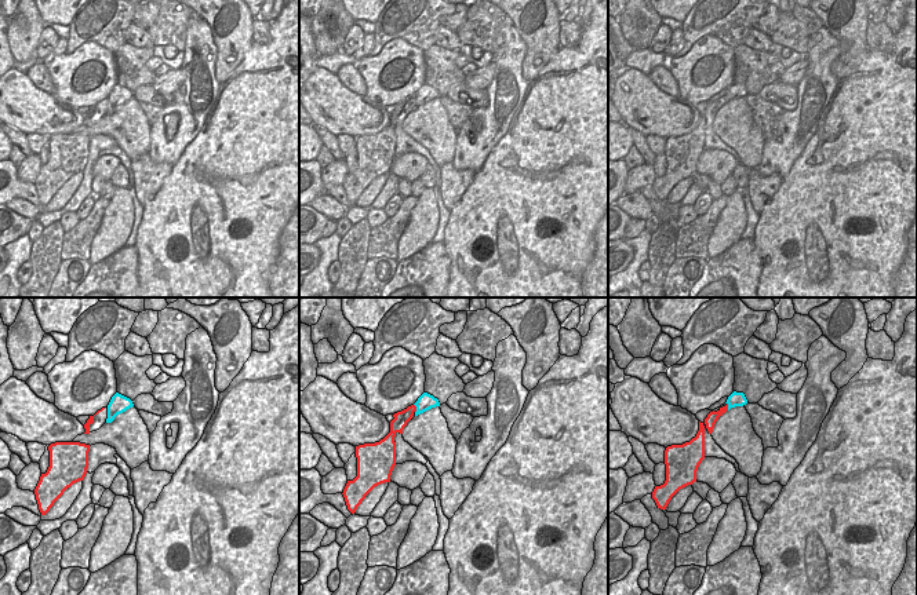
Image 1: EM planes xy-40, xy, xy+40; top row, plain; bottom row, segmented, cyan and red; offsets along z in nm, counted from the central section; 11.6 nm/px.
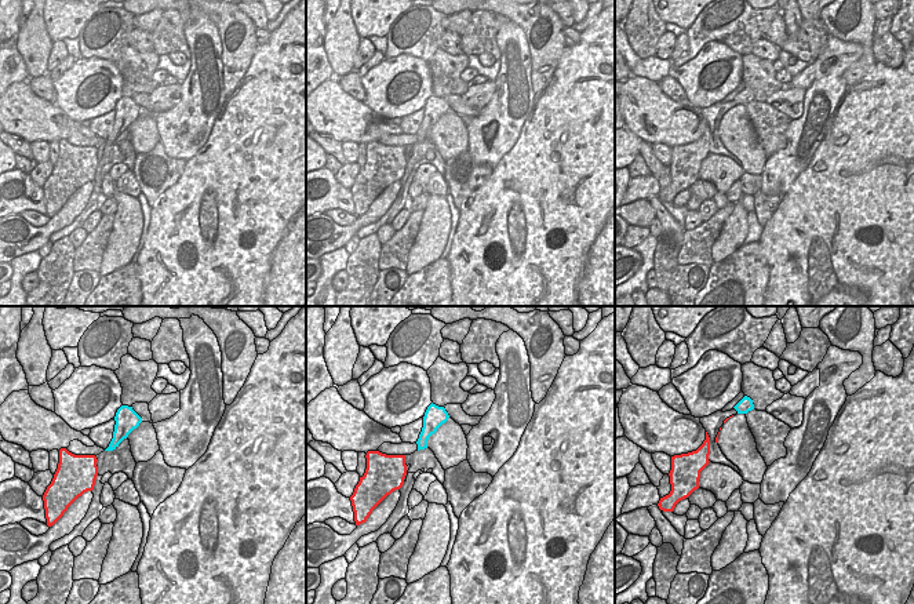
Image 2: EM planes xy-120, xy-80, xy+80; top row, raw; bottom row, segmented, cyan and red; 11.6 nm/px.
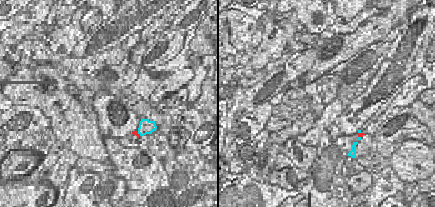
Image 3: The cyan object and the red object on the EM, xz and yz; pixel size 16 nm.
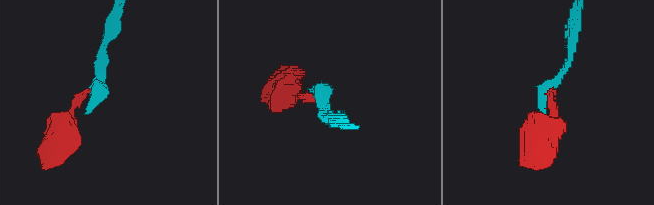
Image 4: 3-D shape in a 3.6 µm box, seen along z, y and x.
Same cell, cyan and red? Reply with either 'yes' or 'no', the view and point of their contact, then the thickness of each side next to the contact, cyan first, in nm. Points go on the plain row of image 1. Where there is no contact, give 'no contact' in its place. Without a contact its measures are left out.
no | xy (417, 99) | 190/170 nm

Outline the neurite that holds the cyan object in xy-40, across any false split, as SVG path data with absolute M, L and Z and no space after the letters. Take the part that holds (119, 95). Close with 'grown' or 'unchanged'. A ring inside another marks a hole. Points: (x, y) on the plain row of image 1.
M116 84L109 96L108 96L108 110L106 114L112 114L114 112L114 109L123 103L125 103L127 101L132 99L134 95L130 90Z; unchanged

